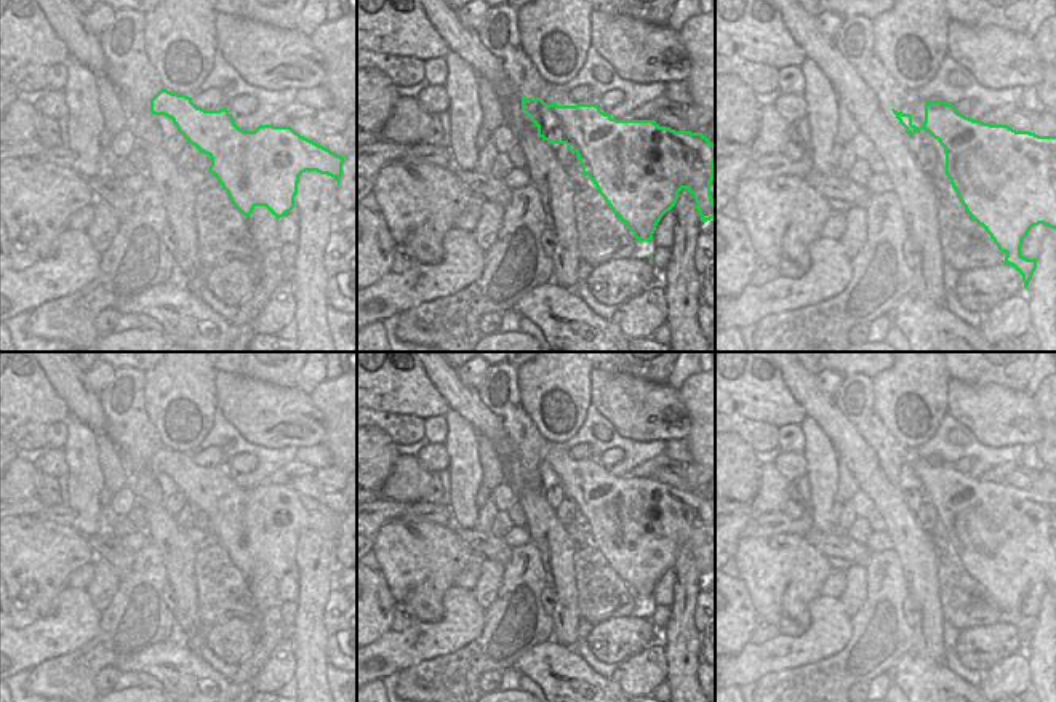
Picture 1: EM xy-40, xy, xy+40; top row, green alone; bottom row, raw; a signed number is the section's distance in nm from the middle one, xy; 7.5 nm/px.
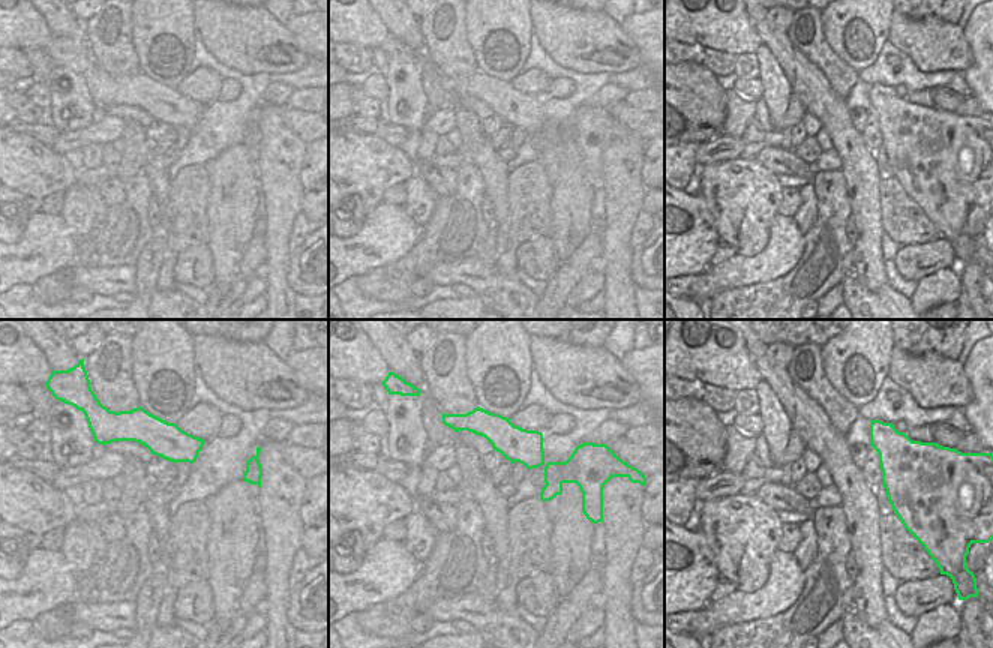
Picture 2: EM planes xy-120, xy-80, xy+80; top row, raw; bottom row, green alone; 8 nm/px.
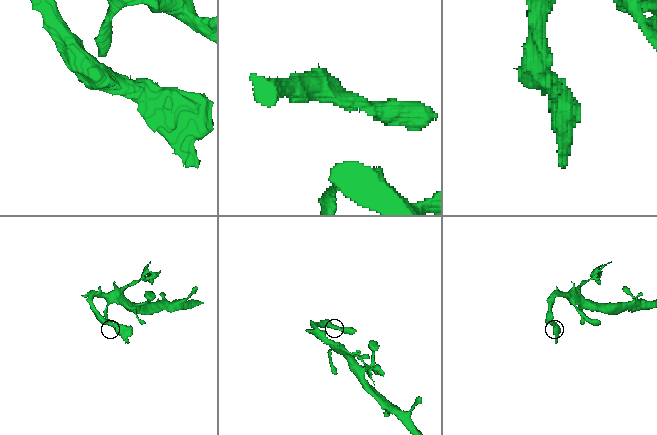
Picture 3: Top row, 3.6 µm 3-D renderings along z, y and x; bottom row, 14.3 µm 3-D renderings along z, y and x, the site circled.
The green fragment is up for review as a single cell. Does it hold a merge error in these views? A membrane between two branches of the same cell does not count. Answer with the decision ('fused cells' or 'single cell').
single cell

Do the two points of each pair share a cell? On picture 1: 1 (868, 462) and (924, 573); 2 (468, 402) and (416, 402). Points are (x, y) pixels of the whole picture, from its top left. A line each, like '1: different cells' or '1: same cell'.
1: same cell
2: different cells

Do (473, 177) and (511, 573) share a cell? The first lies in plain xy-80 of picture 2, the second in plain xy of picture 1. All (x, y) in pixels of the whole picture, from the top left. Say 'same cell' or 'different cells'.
same cell

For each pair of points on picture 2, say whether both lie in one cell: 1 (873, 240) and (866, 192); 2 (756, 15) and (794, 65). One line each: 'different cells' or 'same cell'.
1: same cell
2: same cell

